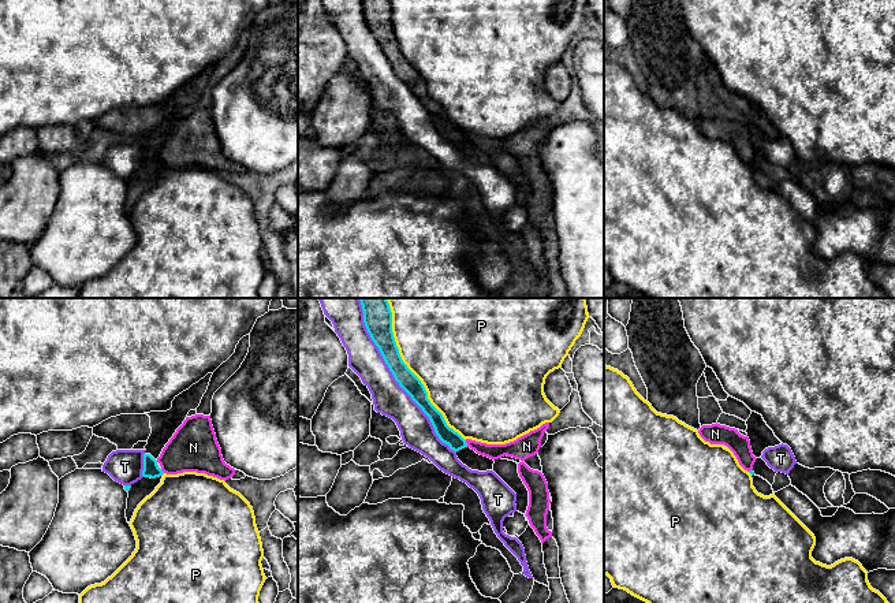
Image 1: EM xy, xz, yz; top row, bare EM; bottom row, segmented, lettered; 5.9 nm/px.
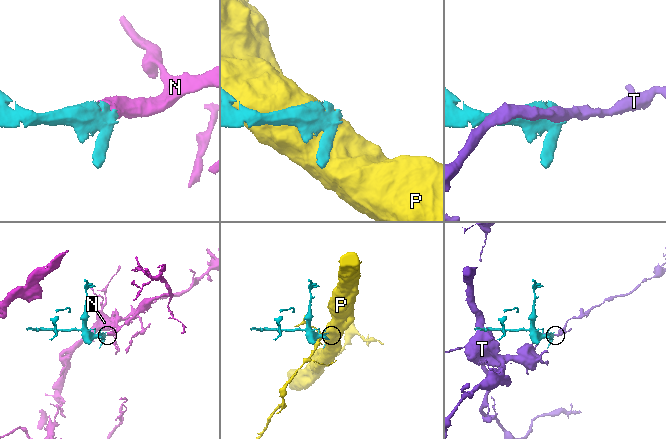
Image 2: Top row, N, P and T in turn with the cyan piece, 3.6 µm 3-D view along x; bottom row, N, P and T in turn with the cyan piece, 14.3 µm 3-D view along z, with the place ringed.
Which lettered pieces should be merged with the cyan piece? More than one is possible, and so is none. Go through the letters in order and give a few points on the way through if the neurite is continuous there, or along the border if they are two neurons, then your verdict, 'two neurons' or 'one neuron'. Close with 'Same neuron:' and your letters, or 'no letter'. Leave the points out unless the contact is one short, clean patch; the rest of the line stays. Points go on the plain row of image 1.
N: runs through xz (447, 129), (458, 137), (466, 137), (493, 145); one neuron
P: two neurons
T: two neurons
Same neuron: N

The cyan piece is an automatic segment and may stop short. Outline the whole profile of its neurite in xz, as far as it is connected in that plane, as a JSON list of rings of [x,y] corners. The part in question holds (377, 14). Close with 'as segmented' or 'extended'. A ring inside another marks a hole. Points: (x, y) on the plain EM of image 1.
[[[362,0],[362,4],[365,21],[395,74],[429,111],[436,129],[443,137],[448,138],[455,146],[470,141],[477,148],[493,155],[504,149],[521,155],[518,157],[518,167],[529,185],[529,200],[525,209],[541,237],[552,231],[552,226],[547,222],[547,208],[551,197],[548,176],[541,165],[530,163],[523,156],[526,152],[538,146],[541,133],[544,126],[549,122],[549,116],[506,138],[486,138],[471,133],[465,134],[447,119],[443,108],[428,93],[428,86],[421,74],[403,56],[392,26],[391,1]]]; extended

